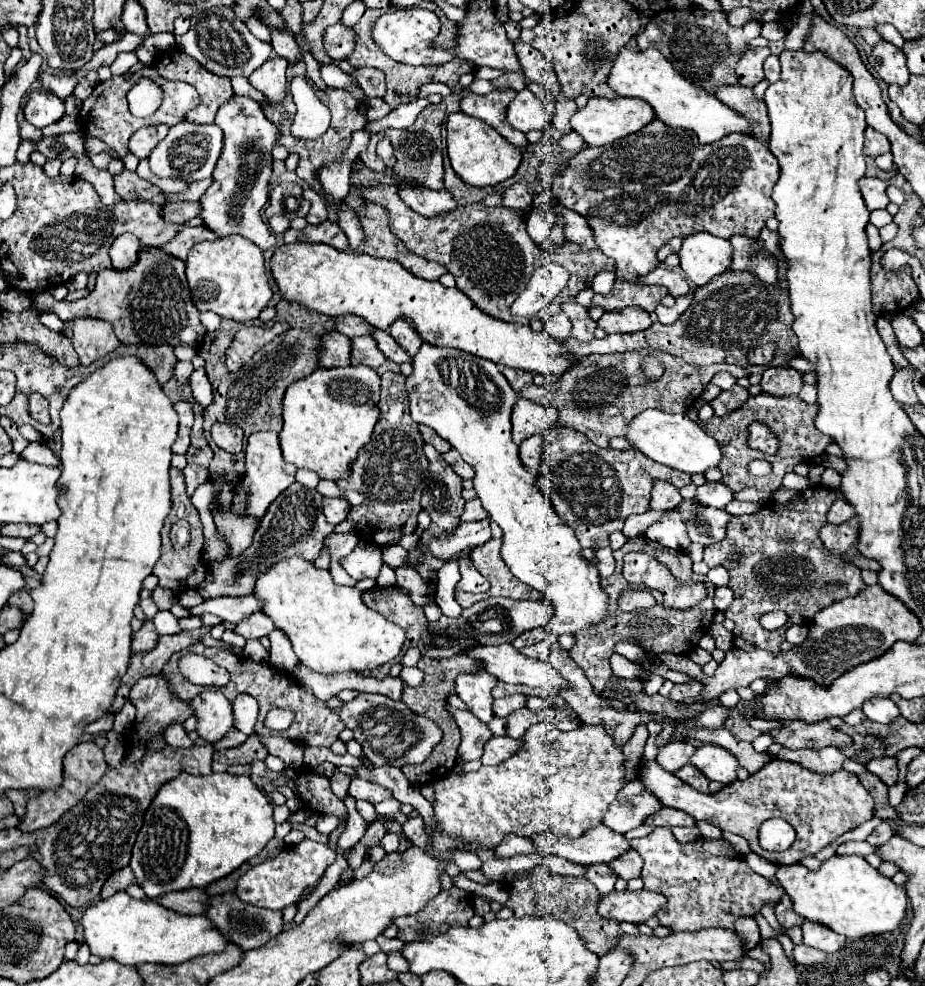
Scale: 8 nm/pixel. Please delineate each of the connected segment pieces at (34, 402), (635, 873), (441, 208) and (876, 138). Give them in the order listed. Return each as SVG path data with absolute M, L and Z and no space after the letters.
M31 393L31 397L29 397L31 415L35 419L39 419L39 421L49 421L49 411L47 409L49 409L47 399L43 395L39 395L39 393Z
M633 849L633 853L625 853L625 857L619 857L619 861L611 861L609 867L625 881L639 877L641 869L643 869L643 859L641 855Z
M405 189L405 191L399 191L401 193L401 199L417 213L421 213L423 217L439 217L441 213L447 213L447 211L453 211L459 207L457 199L447 191L447 189L441 189L441 191L431 191L431 189Z
M867 127L865 129L865 149L863 151L865 151L867 157L875 159L875 157L891 151L891 143L889 143L889 139L883 133Z

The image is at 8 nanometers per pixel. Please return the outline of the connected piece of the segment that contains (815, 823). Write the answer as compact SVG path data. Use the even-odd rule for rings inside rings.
M771 759L763 769L759 769L745 781L735 781L717 793L705 795L681 781L675 773L665 771L655 761L643 765L641 781L659 797L659 801L663 801L663 805L681 809L697 821L707 821L723 831L745 837L753 853L765 857L775 865L795 865L803 857L813 857L835 839L839 839L843 833L859 827L873 817L873 799L861 785L857 775L841 769L831 777L821 777L811 773L803 765L781 759ZM771 817L785 819L797 833L793 845L781 853L765 851L759 845L759 827Z

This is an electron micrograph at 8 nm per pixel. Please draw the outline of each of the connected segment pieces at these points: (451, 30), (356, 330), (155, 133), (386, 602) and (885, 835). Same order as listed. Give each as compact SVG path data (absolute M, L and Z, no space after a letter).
M436 7L434 12L438 15L441 21L441 32L433 40L433 46L455 47L455 37L457 37L457 23L448 19L441 9Z
M347 315L347 317L335 317L337 323L337 331L345 333L349 337L361 337L361 335L373 335L375 327L369 325L367 321L363 321L361 317L355 315Z
M153 125L153 127L143 127L139 129L131 141L129 141L129 151L137 155L139 159L147 159L149 153L155 149L155 145L167 137L169 125Z
M375 587L375 589L371 589L369 593L363 595L363 601L365 601L367 607L379 611L385 619L389 619L391 623L403 627L405 633L407 633L407 641L405 641L405 645L403 645L401 652L395 659L385 663L385 665L381 665L379 669L375 669L371 673L361 673L364 676L385 679L395 661L396 663L400 662L409 647L417 647L421 635L429 627L429 621L427 621L423 609L413 605L413 601L407 595L399 593L399 591L387 591L387 589Z
M881 823L881 825L875 827L875 831L867 837L867 841L869 841L871 845L883 845L883 843L887 843L891 837L893 837L893 829L891 829L887 823Z

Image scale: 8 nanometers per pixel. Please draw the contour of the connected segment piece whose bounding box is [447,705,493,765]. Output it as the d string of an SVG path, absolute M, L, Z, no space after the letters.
M451 705L447 709L449 709L451 717L455 719L455 723L459 725L461 735L463 735L463 741L461 741L457 752L457 764L461 765L465 761L479 759L483 753L483 745L493 737L491 729L487 727L487 723L479 721L473 713L453 709Z

